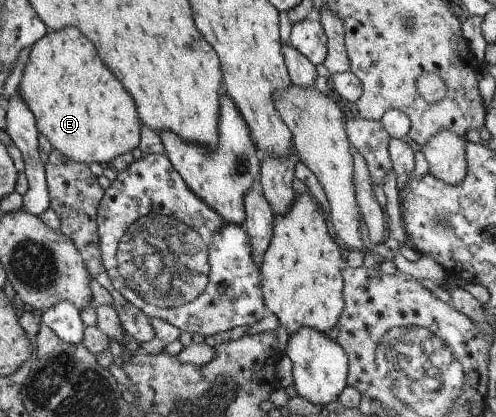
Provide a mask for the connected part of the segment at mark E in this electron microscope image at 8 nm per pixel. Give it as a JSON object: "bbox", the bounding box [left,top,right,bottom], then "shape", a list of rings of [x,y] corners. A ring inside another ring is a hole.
{"bbox":[17,26,142,166],"shape":[[[74,26],[48,30],[32,44],[27,57],[17,92],[34,115],[37,132],[44,135],[52,148],[63,154],[64,158],[84,163],[86,166],[91,162],[103,166],[109,165],[118,154],[124,154],[138,146],[139,128],[142,124],[133,98],[126,94],[126,90],[110,74],[110,70],[102,66],[92,42],[82,36]]]}

